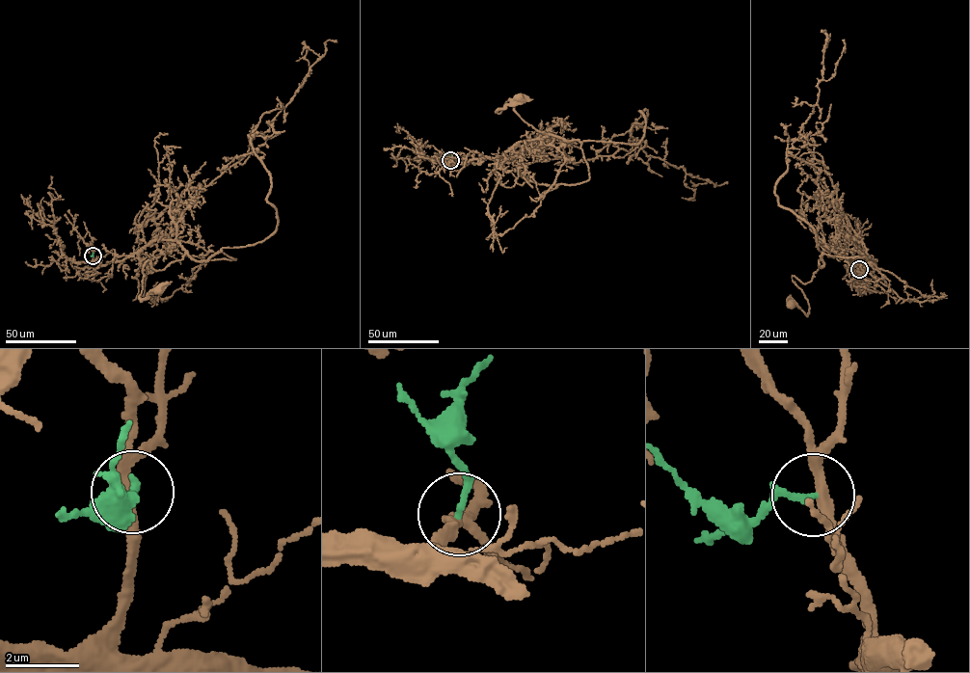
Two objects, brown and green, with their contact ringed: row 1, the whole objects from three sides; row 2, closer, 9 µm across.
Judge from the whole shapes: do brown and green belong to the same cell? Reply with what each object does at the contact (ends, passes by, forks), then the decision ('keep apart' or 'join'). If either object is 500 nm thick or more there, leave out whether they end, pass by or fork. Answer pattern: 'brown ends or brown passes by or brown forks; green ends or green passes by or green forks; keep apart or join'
brown forks; green ends; join

